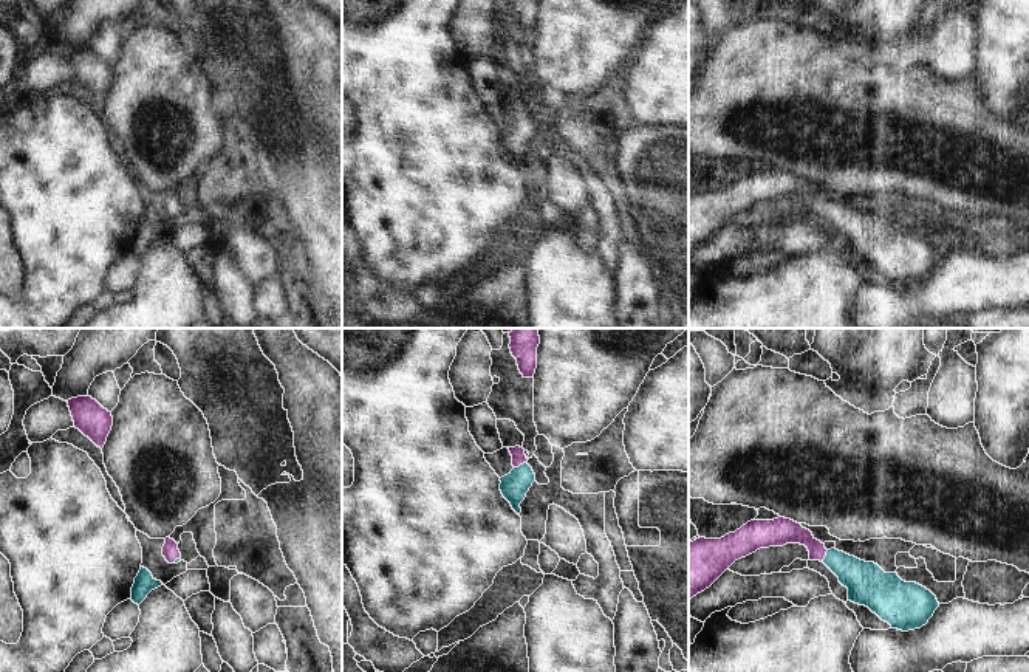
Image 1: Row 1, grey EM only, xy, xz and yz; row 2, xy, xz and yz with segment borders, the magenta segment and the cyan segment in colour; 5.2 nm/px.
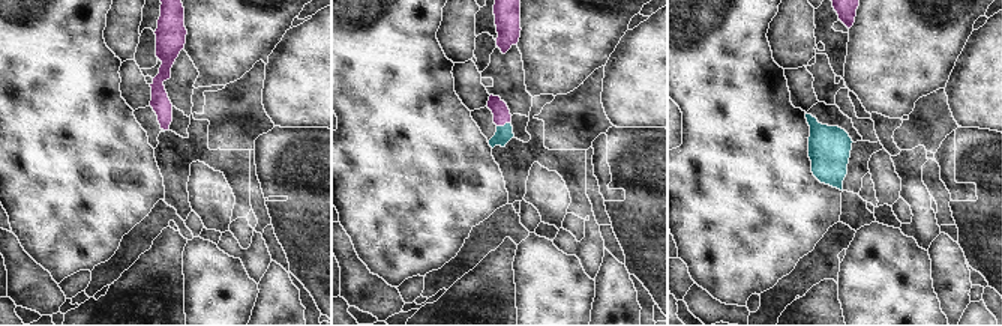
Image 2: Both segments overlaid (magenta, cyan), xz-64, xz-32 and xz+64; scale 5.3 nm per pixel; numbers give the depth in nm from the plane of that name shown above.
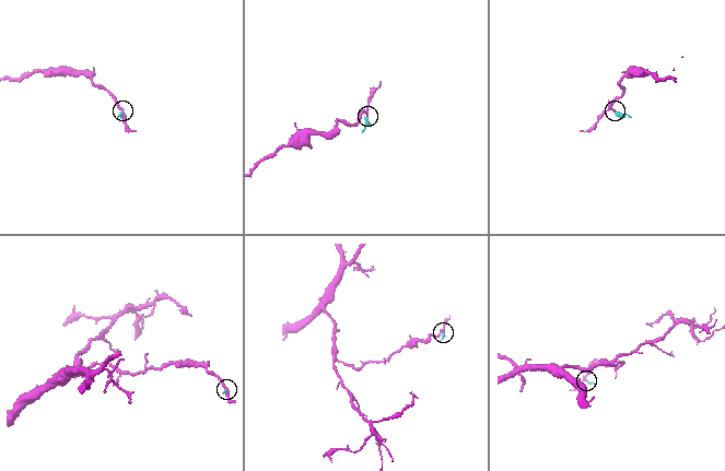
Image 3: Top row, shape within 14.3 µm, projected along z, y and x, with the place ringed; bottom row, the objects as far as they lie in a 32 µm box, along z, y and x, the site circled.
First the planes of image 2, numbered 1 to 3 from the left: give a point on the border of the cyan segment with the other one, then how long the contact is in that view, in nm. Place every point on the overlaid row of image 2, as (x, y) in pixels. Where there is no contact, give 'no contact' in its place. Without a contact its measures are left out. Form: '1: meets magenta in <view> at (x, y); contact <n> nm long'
1: no contact
2: meets magenta in xz-32 at (503, 125); contact 80 nm long
3: no contact

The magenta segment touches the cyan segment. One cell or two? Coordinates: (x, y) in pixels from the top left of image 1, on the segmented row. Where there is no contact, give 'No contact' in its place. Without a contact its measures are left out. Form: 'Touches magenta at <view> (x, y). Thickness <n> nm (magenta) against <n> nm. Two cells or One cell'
Touches magenta at xz (520, 463). Thickness 70 nm (magenta) against 140 nm. One cell.

